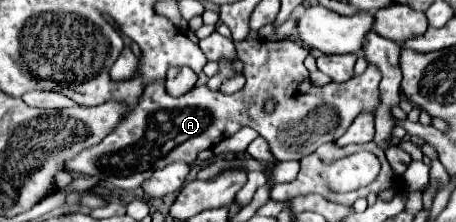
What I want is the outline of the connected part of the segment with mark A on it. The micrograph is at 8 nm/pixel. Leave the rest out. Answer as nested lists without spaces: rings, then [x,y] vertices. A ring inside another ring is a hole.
[[[243,39],[235,41],[235,49],[241,59],[247,59],[247,83],[241,91],[223,95],[201,85],[193,87],[187,95],[171,97],[166,91],[165,80],[151,82],[145,86],[137,108],[122,118],[101,143],[79,151],[71,161],[67,161],[63,171],[99,177],[129,191],[137,189],[153,171],[173,161],[193,163],[199,151],[215,147],[241,127],[253,127],[261,137],[265,137],[275,159],[301,159],[311,155],[321,143],[339,139],[361,112],[375,114],[379,106],[382,76],[374,65],[369,65],[362,75],[347,83],[317,87],[311,83],[309,71],[303,67],[309,49],[299,43],[289,39]],[[269,97],[277,101],[273,113],[263,111],[263,101]]]

